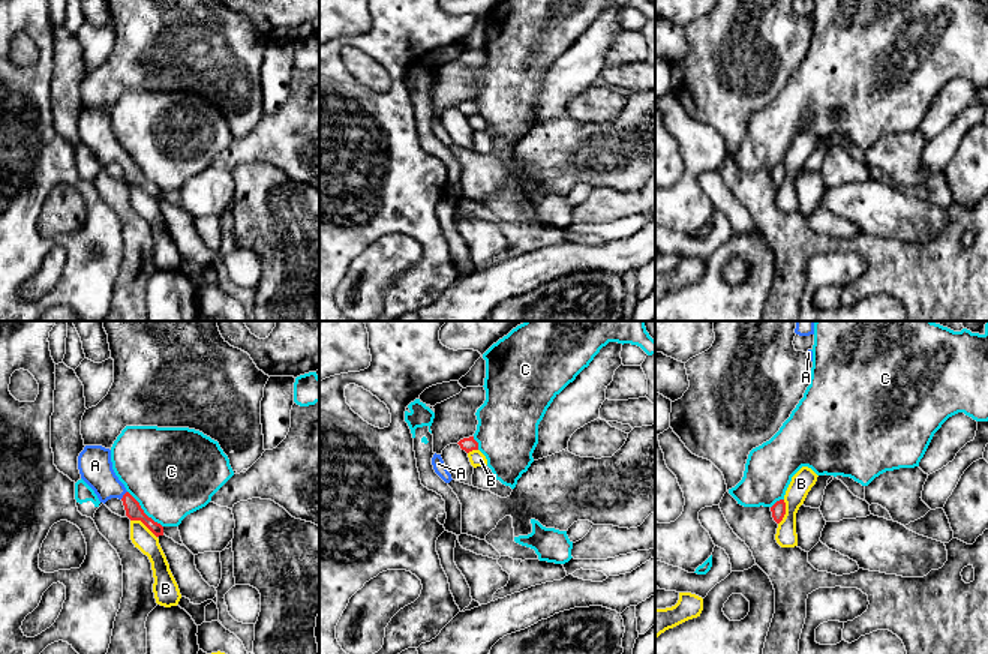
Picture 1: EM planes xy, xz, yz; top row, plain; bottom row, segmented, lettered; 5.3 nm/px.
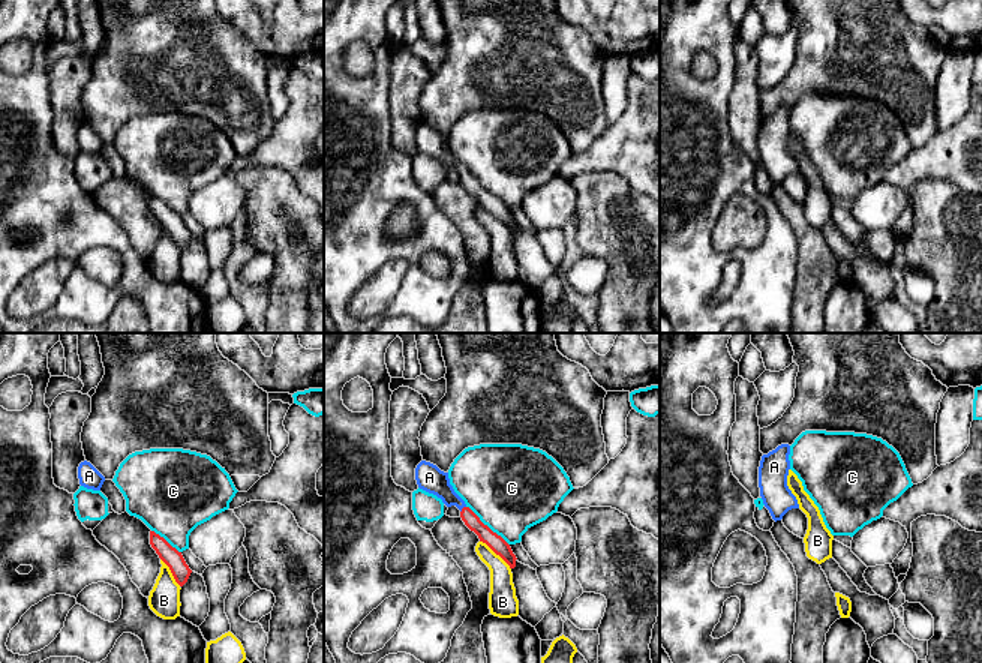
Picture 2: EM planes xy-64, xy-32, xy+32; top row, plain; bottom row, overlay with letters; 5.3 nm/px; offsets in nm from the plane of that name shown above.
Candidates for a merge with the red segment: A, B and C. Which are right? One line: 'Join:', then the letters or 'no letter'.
Join: A

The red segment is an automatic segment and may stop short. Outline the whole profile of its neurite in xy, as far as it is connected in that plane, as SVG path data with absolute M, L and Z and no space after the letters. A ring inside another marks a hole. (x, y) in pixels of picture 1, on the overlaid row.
M85 446L78 456L78 470L81 478L94 490L100 502L105 504L111 498L121 500L130 520L141 520L156 537L163 536L163 526L144 513L139 502L115 476L109 448Z

